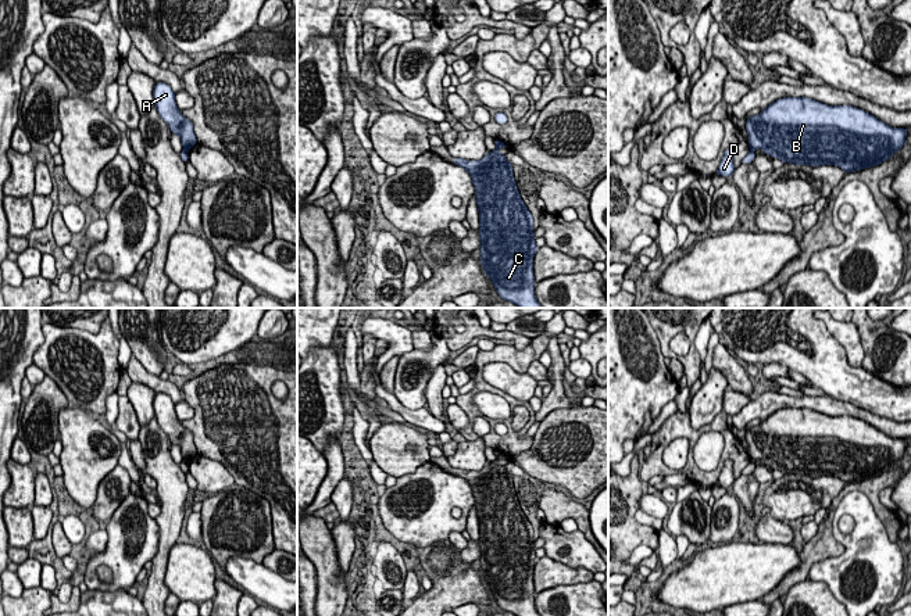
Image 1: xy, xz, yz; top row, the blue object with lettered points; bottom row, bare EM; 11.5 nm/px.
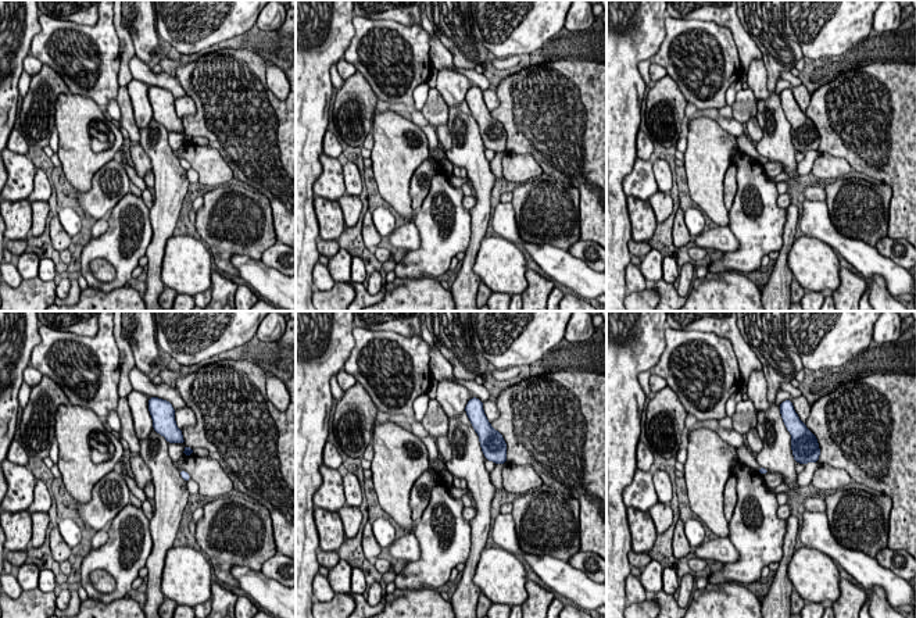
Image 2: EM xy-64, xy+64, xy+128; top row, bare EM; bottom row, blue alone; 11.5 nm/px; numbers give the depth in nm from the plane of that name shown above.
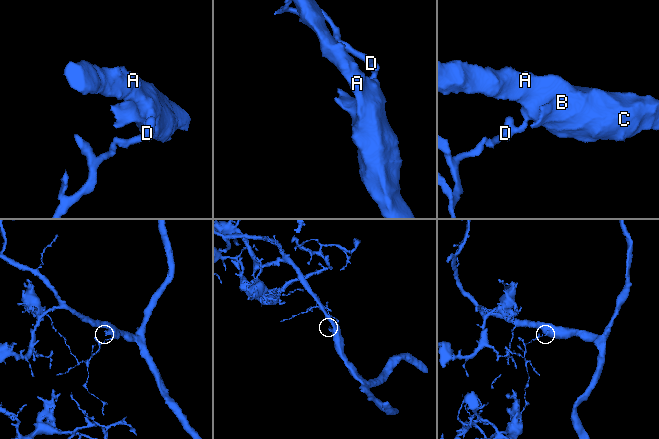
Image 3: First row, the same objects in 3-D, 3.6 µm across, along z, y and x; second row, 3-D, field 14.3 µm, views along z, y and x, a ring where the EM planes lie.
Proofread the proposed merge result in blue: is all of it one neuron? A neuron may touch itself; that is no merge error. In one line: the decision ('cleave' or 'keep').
cleave

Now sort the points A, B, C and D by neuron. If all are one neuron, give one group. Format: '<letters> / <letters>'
A B C / D

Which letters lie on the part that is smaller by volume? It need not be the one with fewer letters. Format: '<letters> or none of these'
D

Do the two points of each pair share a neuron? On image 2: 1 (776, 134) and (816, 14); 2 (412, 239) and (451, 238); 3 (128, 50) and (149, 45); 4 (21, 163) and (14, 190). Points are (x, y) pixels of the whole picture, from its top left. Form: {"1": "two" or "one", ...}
{"1": "two", "2": "two", "3": "two", "4": "one"}

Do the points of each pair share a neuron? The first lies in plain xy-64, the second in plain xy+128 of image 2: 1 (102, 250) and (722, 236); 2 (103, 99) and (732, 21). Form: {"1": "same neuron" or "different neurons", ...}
{"1": "different neurons", "2": "different neurons"}

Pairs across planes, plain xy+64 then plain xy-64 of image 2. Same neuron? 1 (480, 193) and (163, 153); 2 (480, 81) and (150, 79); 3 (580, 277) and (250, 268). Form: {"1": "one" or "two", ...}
{"1": "one", "2": "one", "3": "one"}

